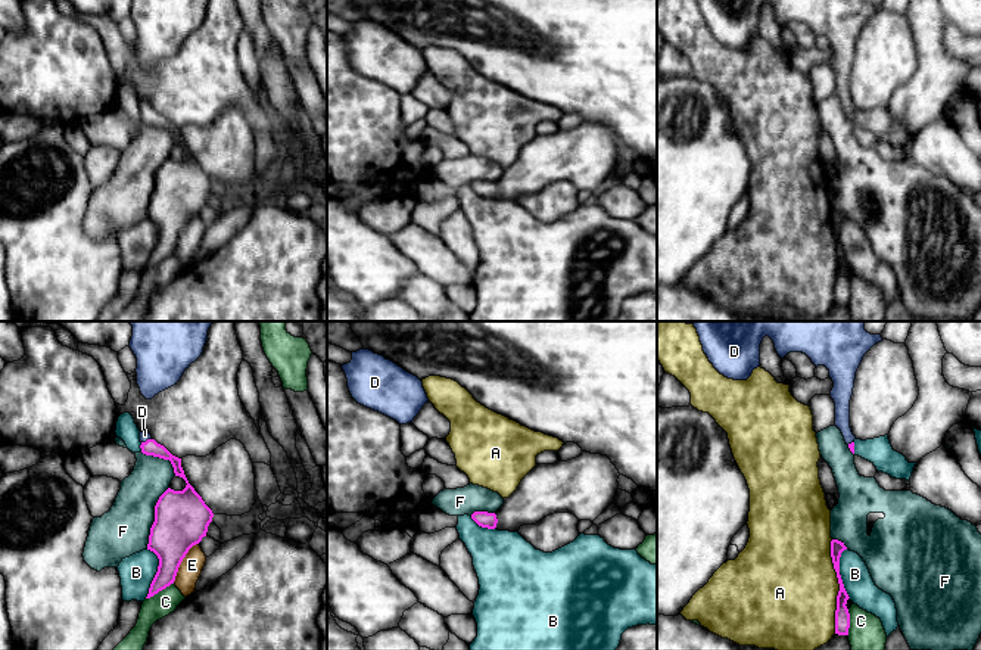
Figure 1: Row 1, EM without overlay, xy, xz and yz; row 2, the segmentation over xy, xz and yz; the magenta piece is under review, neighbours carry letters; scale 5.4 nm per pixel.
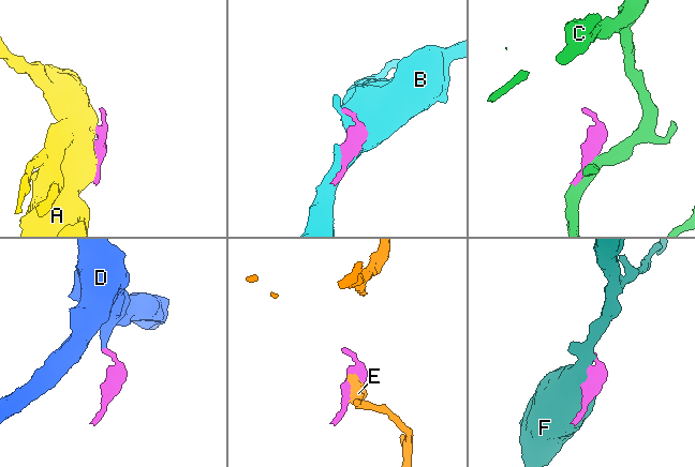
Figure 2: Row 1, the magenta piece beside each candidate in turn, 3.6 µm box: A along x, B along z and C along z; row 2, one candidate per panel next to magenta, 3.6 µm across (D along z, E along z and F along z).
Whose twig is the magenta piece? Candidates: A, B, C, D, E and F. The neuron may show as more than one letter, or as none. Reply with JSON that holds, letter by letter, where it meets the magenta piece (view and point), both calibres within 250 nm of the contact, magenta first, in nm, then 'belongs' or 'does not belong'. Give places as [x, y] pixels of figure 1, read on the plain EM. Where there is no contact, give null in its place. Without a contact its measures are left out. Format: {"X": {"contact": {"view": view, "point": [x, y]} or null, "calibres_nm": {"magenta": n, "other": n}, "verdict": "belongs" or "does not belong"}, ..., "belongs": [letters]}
{"A": {"contact": {"view": "yz", "point": [840, 257]}, "calibres_nm": {"magenta": 80, "other": 480}, "verdict": "does not belong"}, "B": {"contact": {"view": "xy", "point": [156, 243]}, "calibres_nm": {"magenta": 240, "other": 190}, "verdict": "does not belong"}, "C": {"contact": {"view": "xy", "point": [159, 260]}, "calibres_nm": {"magenta": 190, "other": 140}, "verdict": "does not belong"}, "D": {"contact": {"view": "xy", "point": [148, 109]}, "calibres_nm": {"magenta": 90, "other": 60}, "verdict": "belongs"}, "E": {"contact": {"view": "xy", "point": [181, 230]}, "calibres_nm": {"magenta": 300, "other": 120}, "verdict": "does not belong"}, "F": {"contact": {"view": "xy", "point": [155, 187]}, "calibres_nm": {"magenta": 300, "other": 280}, "verdict": "does not belong"}, "belongs": ["D"]}

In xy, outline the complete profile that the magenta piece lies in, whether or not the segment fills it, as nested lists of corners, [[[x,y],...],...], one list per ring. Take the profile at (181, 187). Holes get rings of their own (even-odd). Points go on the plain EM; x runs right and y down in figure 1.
[[[147,100],[140,102],[140,118],[146,125],[169,130],[175,146],[186,150],[183,161],[168,158],[155,175],[155,192],[150,198],[147,220],[159,228],[158,242],[146,268],[174,254],[178,237],[189,220],[206,206],[214,183],[189,153],[181,128],[158,113]]]

